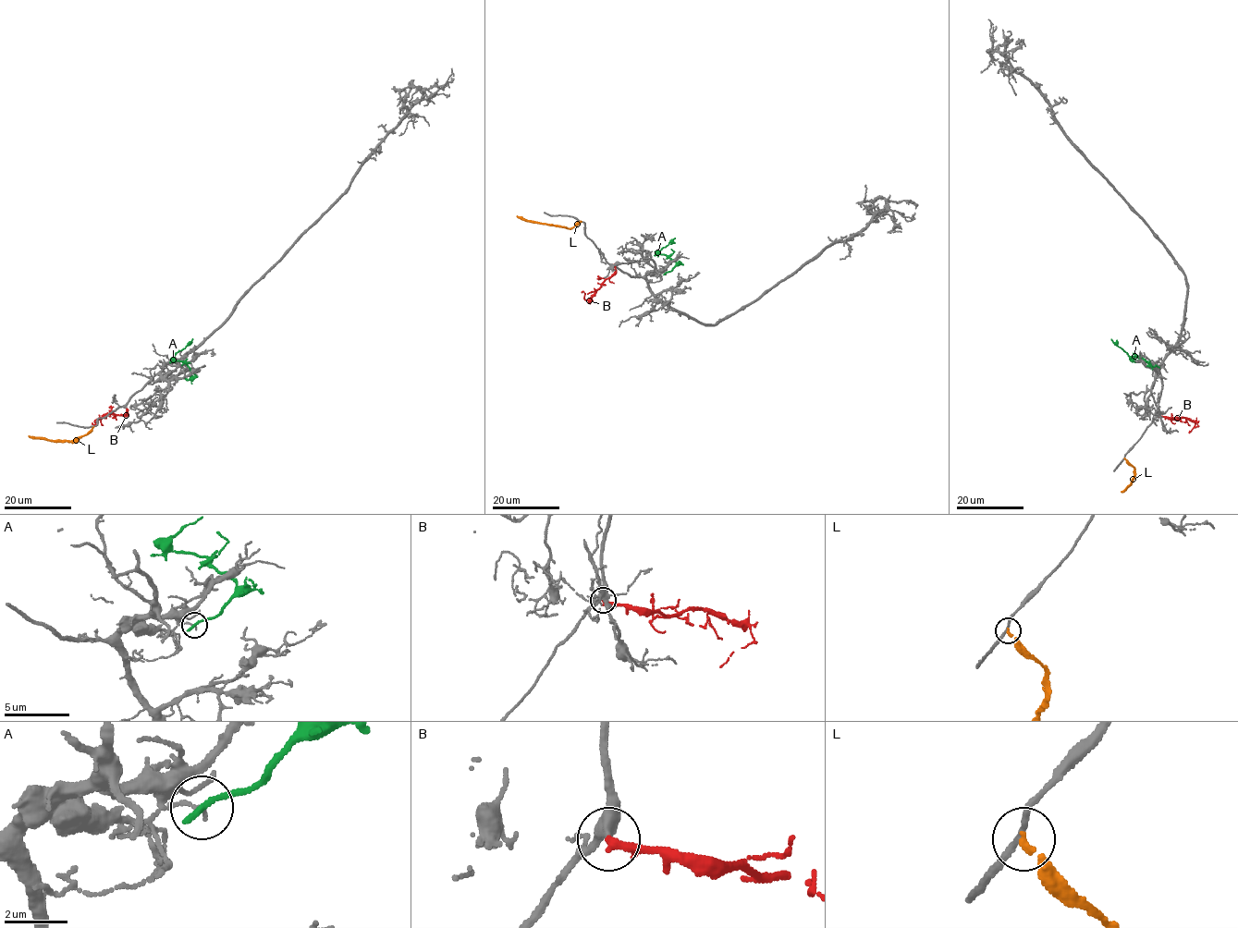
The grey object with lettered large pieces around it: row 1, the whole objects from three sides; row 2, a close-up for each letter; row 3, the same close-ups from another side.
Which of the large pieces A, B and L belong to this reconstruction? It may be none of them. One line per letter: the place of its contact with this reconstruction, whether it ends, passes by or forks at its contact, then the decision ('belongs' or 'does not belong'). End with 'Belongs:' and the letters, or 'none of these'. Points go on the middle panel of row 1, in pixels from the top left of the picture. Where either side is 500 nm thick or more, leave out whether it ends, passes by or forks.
A: contact (665, 273); it ends; does not belong
B: contact (614, 264); it ends; belongs
L: contact (581, 221); it ends; does not belong
Belongs: B

